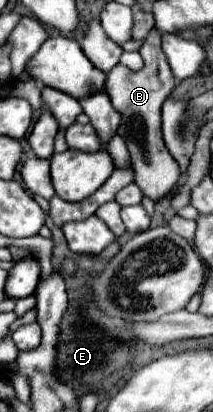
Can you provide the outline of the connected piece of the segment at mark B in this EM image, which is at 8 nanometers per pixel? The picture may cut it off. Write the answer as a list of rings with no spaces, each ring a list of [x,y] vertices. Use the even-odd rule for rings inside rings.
[[[153,26],[153,32],[145,36],[143,46],[141,46],[141,56],[145,60],[145,66],[137,72],[117,64],[113,72],[107,74],[107,84],[105,90],[113,102],[113,106],[121,114],[121,126],[119,134],[125,136],[127,150],[131,154],[131,166],[135,170],[135,184],[141,188],[145,196],[151,200],[163,198],[167,192],[177,188],[177,180],[181,176],[179,164],[173,160],[169,150],[163,144],[161,136],[161,104],[165,98],[171,94],[175,88],[175,78],[171,74],[171,68],[167,64],[167,58],[161,50],[161,30]]]

